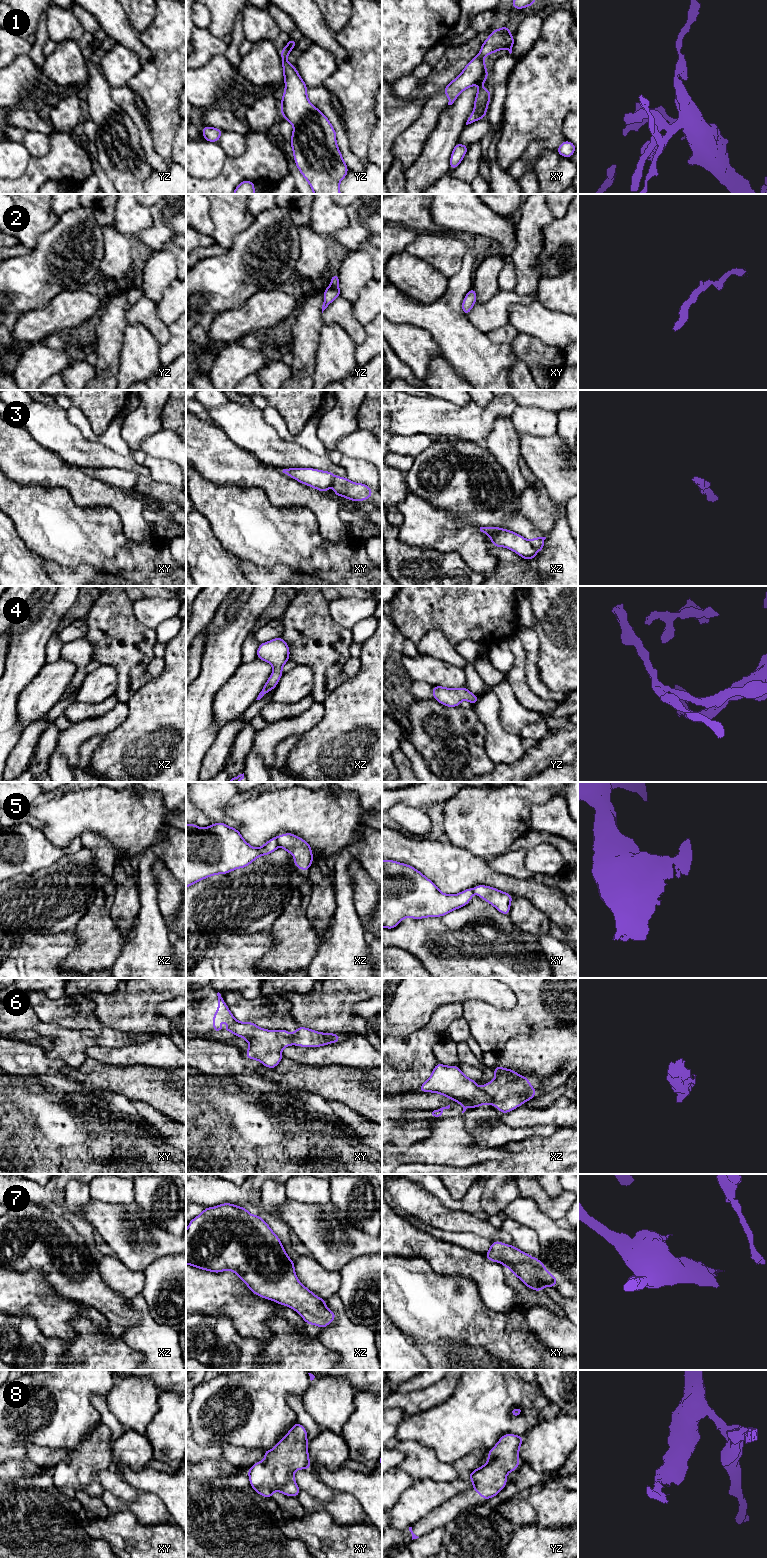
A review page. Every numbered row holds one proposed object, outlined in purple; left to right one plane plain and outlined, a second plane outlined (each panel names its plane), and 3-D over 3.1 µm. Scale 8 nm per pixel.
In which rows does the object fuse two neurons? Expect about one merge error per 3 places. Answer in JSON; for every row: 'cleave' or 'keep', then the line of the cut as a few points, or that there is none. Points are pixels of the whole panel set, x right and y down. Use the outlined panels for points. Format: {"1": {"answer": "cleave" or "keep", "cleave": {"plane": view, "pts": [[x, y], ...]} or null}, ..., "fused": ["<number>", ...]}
{"1": {"answer": "keep", "cleave": null}, "2": {"answer": "keep", "cleave": null}, "3": {"answer": "cleave", "cleave": {"plane": "xz", "pts": [[529, 541], [537, 551]]}}, "4": {"answer": "keep", "cleave": null}, "5": {"answer": "cleave", "cleave": {"plane": "xz", "pts": [[276, 838], [278, 842]]}}, "6": {"answer": "cleave", "cleave": {"plane": "xz", "pts": [[482, 1088], [493, 1104]]}}, "7": {"answer": "keep", "cleave": null}, "8": {"answer": "keep", "cleave": null}, "fused": ["3", "5", "6"]}

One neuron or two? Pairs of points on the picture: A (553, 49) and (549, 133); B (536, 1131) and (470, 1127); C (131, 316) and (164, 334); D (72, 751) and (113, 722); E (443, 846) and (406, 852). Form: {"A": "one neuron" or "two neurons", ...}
{"A": "one neuron", "B": "one neuron", "C": "one neuron", "D": "one neuron", "E": "one neuron"}

